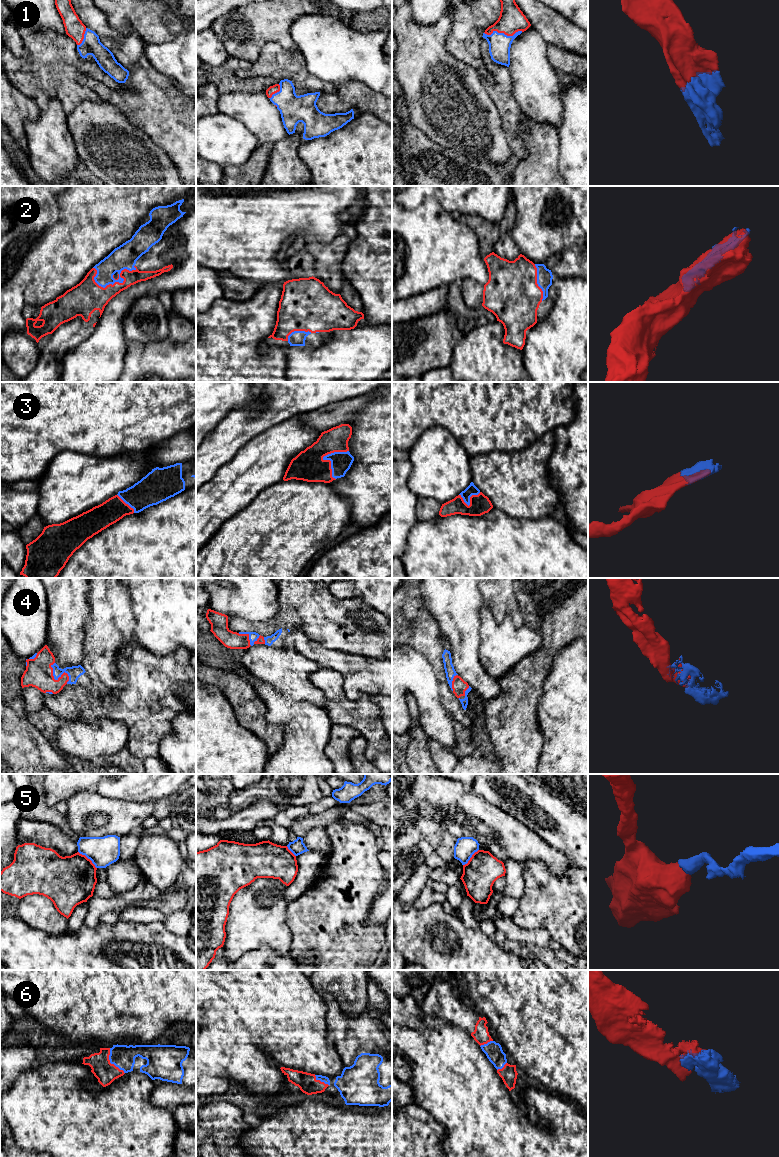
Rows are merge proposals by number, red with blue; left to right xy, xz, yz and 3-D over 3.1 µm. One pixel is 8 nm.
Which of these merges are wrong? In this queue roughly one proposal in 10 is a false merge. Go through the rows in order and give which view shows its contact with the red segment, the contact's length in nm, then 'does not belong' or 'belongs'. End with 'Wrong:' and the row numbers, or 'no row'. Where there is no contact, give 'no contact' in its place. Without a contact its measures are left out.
1: yz | 320 nm | belongs
2: xy | 360 nm | belongs
3: xz | 260 nm | belongs
4: xy | 200 nm | belongs
5: xy | 200 nm | does not belong
6: xy | 240 nm | belongs
Wrong: 5

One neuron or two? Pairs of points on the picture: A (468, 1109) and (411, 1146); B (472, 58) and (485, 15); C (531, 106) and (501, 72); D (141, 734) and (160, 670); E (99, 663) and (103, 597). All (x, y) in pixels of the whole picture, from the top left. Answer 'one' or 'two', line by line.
A: two
B: one
C: two
D: one
E: one

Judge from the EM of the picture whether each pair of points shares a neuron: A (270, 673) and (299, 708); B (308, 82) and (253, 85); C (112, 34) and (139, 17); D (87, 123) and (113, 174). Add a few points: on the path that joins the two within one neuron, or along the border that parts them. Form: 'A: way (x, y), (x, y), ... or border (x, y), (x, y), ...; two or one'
A: border (270, 685), (286, 696), (313, 704); two
B: border (257, 76), (271, 76), (275, 79); two
C: border (108, 22), (122, 33), (133, 29), (140, 36); two
D: way (97, 136), (110, 149), (110, 161); one

